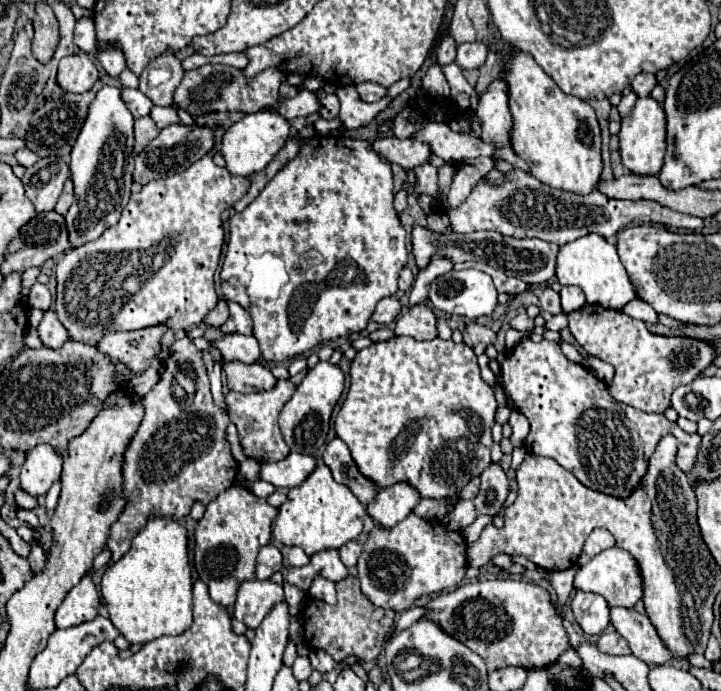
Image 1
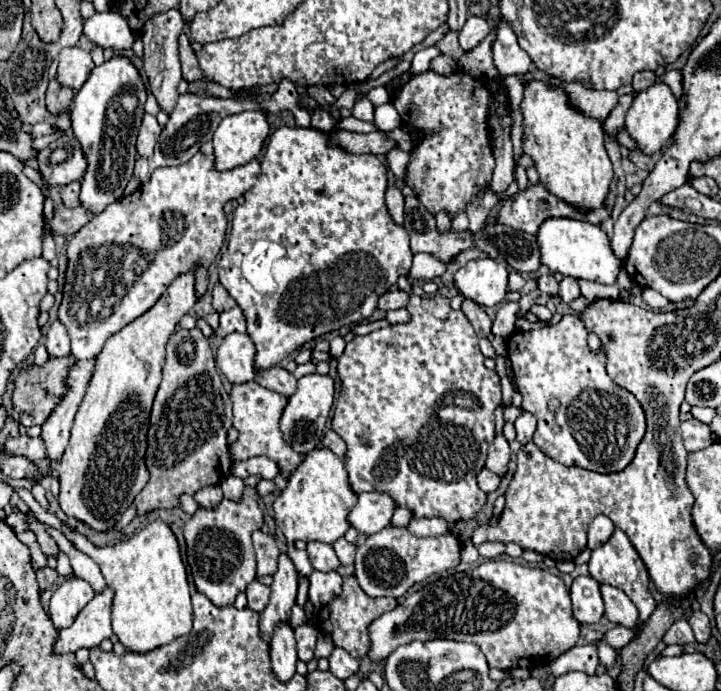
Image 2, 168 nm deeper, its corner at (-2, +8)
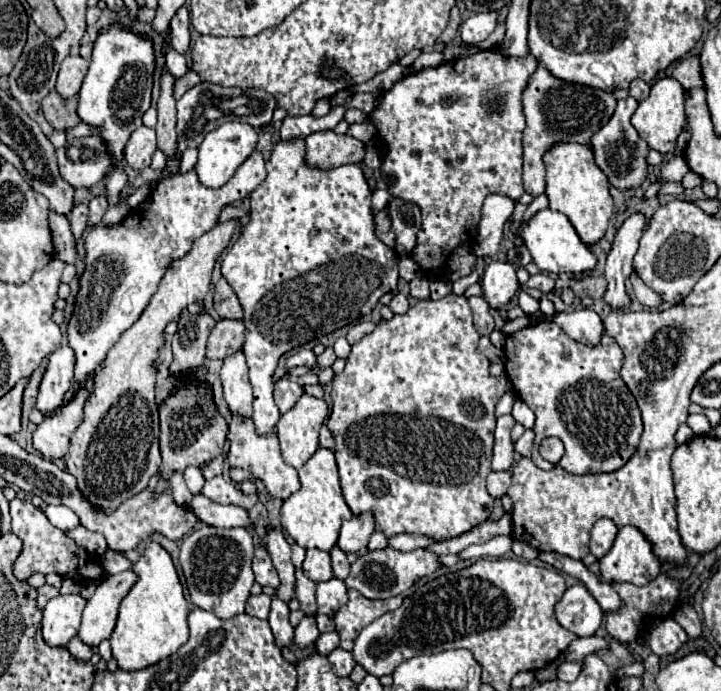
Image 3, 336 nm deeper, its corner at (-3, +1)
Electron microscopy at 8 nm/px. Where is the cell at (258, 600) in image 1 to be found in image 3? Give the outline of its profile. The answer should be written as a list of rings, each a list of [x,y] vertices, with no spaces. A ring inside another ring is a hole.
[[[260,593],[260,595],[250,595],[246,601],[246,613],[254,615],[258,619],[266,619],[270,613],[270,597]]]

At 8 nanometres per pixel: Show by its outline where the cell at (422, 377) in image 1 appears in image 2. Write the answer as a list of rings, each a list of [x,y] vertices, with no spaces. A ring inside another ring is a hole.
[[[410,295],[409,304],[407,304],[409,314],[413,316],[411,322],[407,324],[395,324],[391,328],[383,328],[377,332],[371,332],[367,336],[355,336],[337,360],[339,368],[339,378],[341,378],[341,394],[337,400],[337,408],[331,420],[333,430],[347,442],[347,454],[345,454],[345,468],[349,472],[351,488],[353,492],[371,492],[371,490],[381,490],[391,494],[397,500],[397,506],[409,506],[413,510],[413,518],[433,518],[441,516],[449,522],[473,518],[485,504],[487,494],[479,490],[475,476],[481,472],[485,466],[485,454],[489,444],[495,438],[495,408],[501,404],[501,380],[497,372],[491,372],[483,366],[483,354],[479,350],[479,340],[477,334],[473,332],[473,326],[465,318],[461,310],[453,310],[450,306],[450,300],[441,297],[421,297]]]

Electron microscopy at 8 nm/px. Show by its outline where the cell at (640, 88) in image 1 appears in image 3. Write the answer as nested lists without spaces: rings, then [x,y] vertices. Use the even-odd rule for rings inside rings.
[[[634,79],[634,81],[630,83],[628,93],[630,93],[636,101],[644,101],[644,99],[648,97],[648,93],[650,93],[650,85],[648,85],[646,81],[642,81],[642,79]]]

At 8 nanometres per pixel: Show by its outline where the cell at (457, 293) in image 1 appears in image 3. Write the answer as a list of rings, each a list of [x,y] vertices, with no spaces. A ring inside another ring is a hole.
[[[490,261],[482,275],[484,299],[492,309],[506,305],[520,289],[516,269],[510,261]]]

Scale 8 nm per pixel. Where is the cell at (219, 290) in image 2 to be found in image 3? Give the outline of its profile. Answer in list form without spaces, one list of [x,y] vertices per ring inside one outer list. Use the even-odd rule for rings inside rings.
[[[222,277],[216,283],[216,293],[214,293],[214,309],[222,319],[242,319],[242,305],[230,287],[230,283]]]

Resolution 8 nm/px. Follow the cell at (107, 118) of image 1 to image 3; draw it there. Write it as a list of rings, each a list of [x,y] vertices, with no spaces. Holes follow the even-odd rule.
[[[120,21],[110,23],[98,33],[90,57],[90,67],[78,93],[80,97],[78,115],[84,123],[100,127],[98,135],[108,143],[108,151],[114,157],[114,171],[106,179],[110,205],[118,205],[118,193],[128,181],[126,173],[116,163],[122,161],[124,145],[130,133],[142,125],[142,115],[150,107],[154,69],[156,69],[156,57],[152,39],[128,31]]]

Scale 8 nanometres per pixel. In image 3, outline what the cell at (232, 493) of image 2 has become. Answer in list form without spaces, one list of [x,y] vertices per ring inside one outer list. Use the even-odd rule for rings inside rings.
[[[258,545],[256,547],[256,553],[254,553],[254,575],[256,575],[256,581],[264,587],[264,585],[270,585],[274,589],[278,589],[280,585],[280,579],[278,579],[278,571],[274,571],[274,565],[272,565],[272,559],[268,555],[268,551]]]

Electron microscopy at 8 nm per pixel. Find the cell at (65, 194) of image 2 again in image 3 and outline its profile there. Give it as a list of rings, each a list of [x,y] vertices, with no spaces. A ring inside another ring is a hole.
[[[76,203],[74,211],[68,215],[68,221],[70,221],[70,225],[72,225],[74,237],[80,237],[80,235],[84,233],[84,229],[88,227],[88,205]]]

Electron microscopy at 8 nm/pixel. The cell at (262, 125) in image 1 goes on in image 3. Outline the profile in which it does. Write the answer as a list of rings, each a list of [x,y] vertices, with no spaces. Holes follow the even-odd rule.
[[[224,123],[222,127],[210,131],[210,135],[206,135],[206,139],[198,145],[198,161],[194,165],[200,183],[210,189],[226,185],[232,179],[234,171],[252,155],[252,151],[256,149],[256,141],[258,141],[256,129],[246,123]]]

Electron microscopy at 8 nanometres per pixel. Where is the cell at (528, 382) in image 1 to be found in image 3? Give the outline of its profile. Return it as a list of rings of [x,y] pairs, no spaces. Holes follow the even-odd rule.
[[[540,321],[508,335],[504,355],[514,393],[536,415],[532,461],[540,469],[552,469],[538,453],[540,441],[550,435],[564,443],[560,467],[568,473],[610,473],[626,465],[638,447],[642,419],[634,395],[620,377],[624,353],[612,337],[604,335],[596,347],[588,347],[570,339],[554,321]]]

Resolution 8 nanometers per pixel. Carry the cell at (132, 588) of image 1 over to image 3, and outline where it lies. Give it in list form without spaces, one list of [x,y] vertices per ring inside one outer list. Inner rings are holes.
[[[156,541],[148,543],[140,559],[132,565],[138,575],[136,585],[120,603],[116,627],[110,635],[112,655],[122,671],[146,669],[160,659],[170,657],[188,641],[188,601],[184,597],[174,563],[166,549]]]

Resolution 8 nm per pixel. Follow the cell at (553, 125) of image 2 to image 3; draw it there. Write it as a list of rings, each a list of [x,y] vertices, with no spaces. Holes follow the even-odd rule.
[[[558,143],[546,155],[546,195],[550,199],[550,209],[564,213],[574,225],[578,237],[586,245],[598,243],[612,217],[612,197],[610,185],[604,173],[594,163],[594,153],[590,145],[578,143]]]

